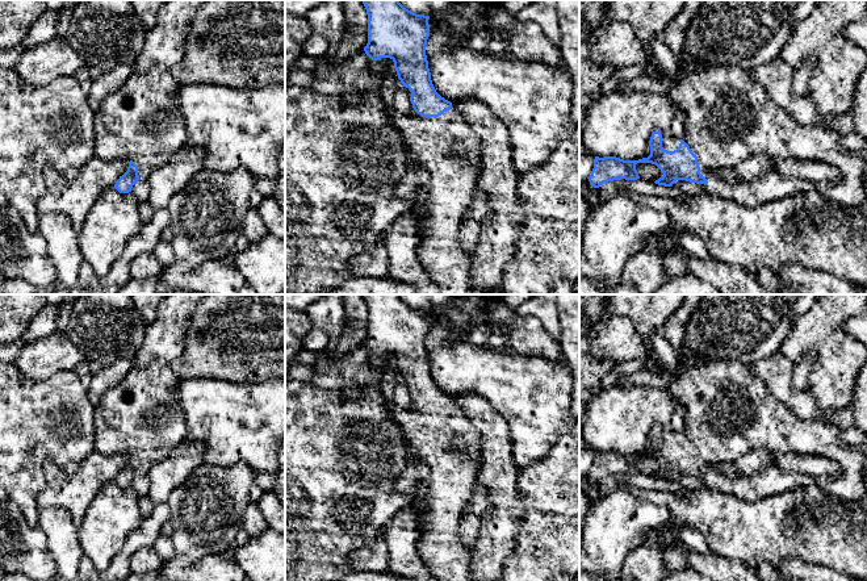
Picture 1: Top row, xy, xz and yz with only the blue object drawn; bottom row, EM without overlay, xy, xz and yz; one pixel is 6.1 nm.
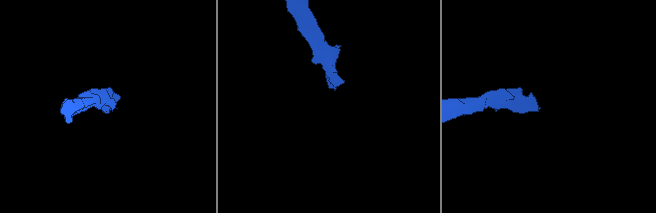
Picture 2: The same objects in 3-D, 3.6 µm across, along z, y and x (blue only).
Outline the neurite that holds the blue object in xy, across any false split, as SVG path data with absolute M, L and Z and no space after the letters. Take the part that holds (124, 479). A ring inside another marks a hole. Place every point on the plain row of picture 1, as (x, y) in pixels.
M167 294L156 308L156 317L155 319L147 326L146 335L143 339L142 346L137 351L134 359L131 360L131 368L125 376L125 379L116 385L114 388L105 392L105 394L99 401L97 406L95 407L95 451L104 453L104 455L114 455L122 453L129 457L127 465L116 476L114 482L120 488L129 488L131 486L133 480L139 476L147 476L150 468L168 456L168 453L177 447L184 439L187 439L187 425L184 414L180 409L180 402L177 400L177 386L181 381L181 377L173 371L172 363L179 359L185 350L185 335L190 326L190 314L193 309L209 294Z

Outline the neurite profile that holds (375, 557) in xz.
M384 528L380 530L373 544L352 551L347 561L353 572L385 572L389 563L389 552Z

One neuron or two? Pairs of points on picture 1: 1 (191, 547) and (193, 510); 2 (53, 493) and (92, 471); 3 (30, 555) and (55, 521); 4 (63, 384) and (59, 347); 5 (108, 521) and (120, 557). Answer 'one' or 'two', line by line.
1: one
2: one
3: two
4: two
5: two

